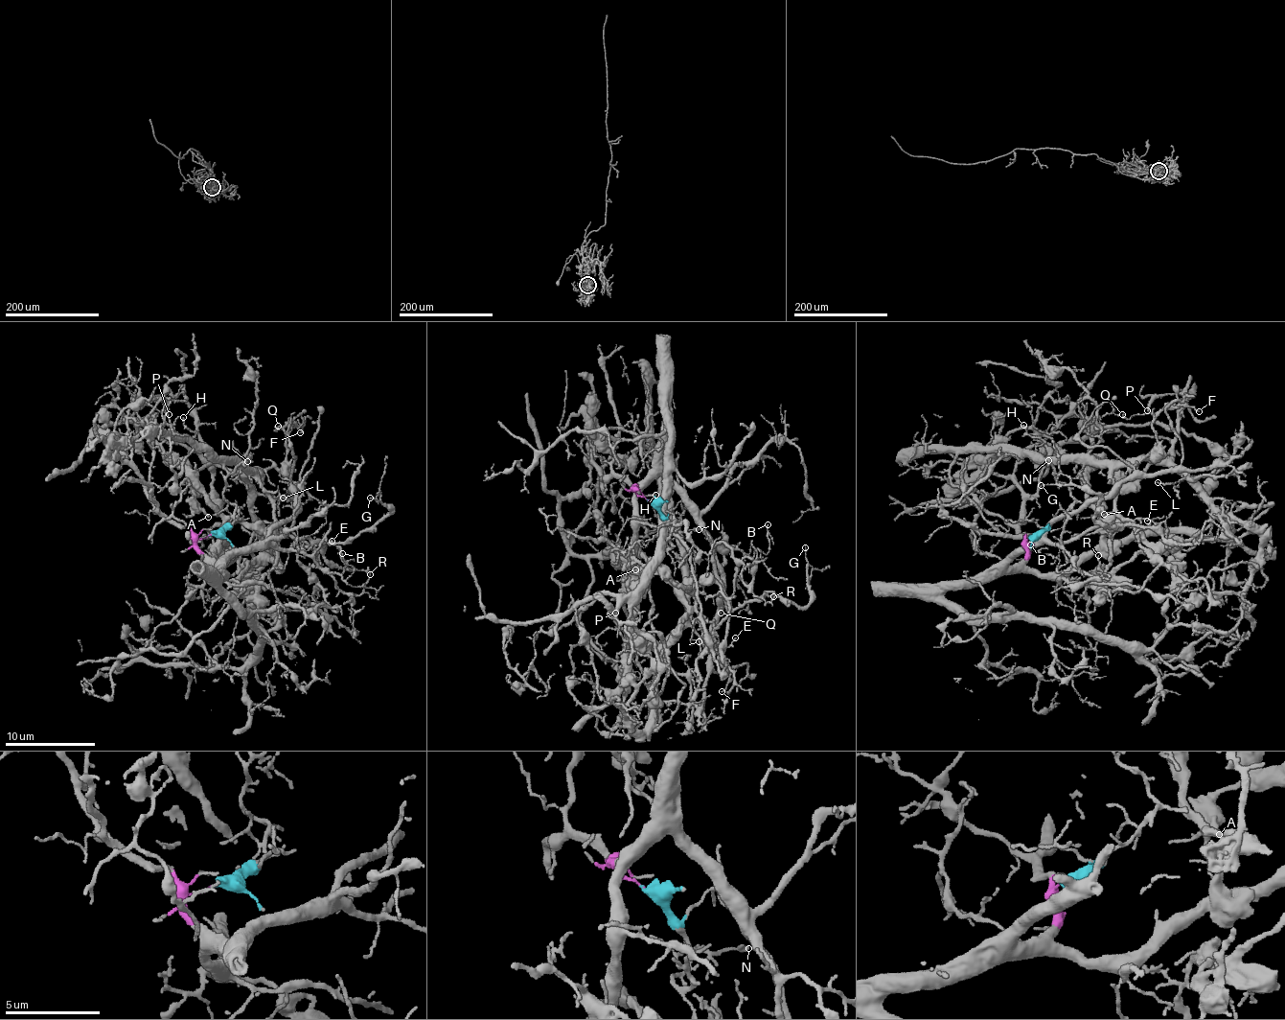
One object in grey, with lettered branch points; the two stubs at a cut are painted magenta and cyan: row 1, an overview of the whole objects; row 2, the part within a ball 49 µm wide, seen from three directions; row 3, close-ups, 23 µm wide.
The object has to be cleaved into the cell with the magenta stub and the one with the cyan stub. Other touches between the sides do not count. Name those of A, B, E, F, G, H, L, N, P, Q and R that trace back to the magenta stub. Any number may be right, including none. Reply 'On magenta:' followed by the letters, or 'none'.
On magenta: B, E, G, R

